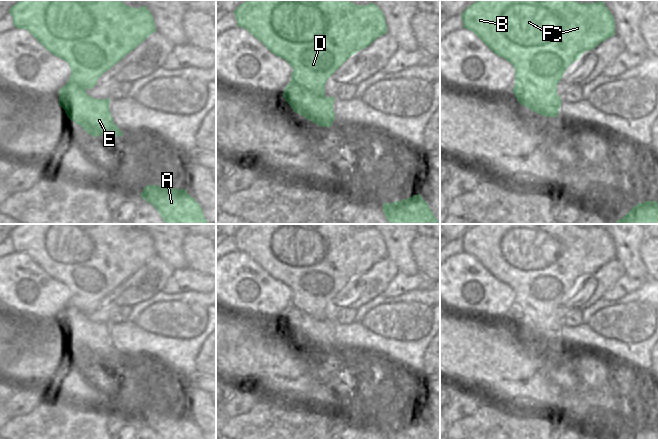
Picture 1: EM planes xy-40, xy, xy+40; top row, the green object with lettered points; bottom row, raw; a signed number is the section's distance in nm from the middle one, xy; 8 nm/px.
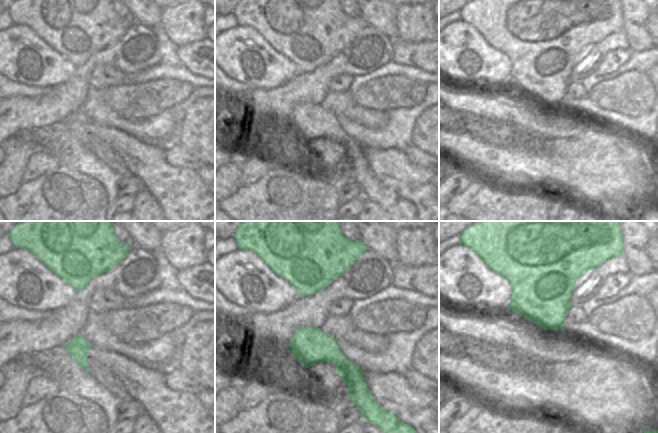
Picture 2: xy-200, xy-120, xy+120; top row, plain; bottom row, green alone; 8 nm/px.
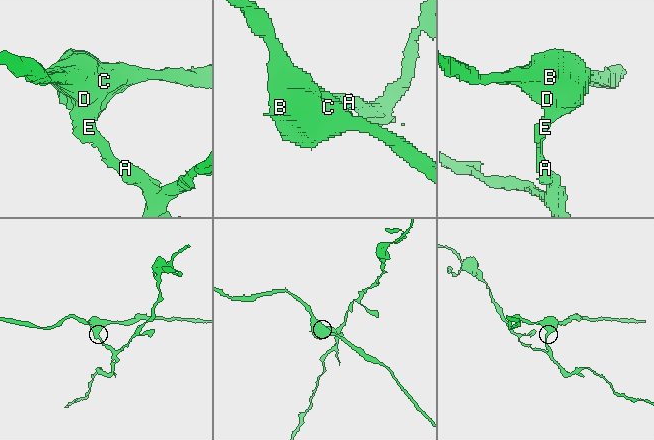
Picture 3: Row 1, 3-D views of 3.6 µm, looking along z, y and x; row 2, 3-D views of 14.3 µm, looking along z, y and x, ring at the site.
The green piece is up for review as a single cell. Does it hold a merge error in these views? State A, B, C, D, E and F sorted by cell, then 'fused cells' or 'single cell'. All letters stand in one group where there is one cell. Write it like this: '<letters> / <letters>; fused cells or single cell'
A E / B C D F; fused cells

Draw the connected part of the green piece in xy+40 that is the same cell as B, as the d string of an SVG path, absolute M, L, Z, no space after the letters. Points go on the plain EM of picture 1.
M476 224L463 235L461 242L464 252L472 255L493 277L506 283L515 292L515 309L528 315L538 328L547 333L553 333L555 335L555 341L558 340L562 325L557 318L557 308L563 302L563 298L567 292L573 286L579 284L585 275L594 273L600 267L615 259L615 244L603 225L596 227L578 227L575 224Z

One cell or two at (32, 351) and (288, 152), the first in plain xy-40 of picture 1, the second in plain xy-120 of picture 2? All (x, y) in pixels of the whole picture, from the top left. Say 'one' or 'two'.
one

